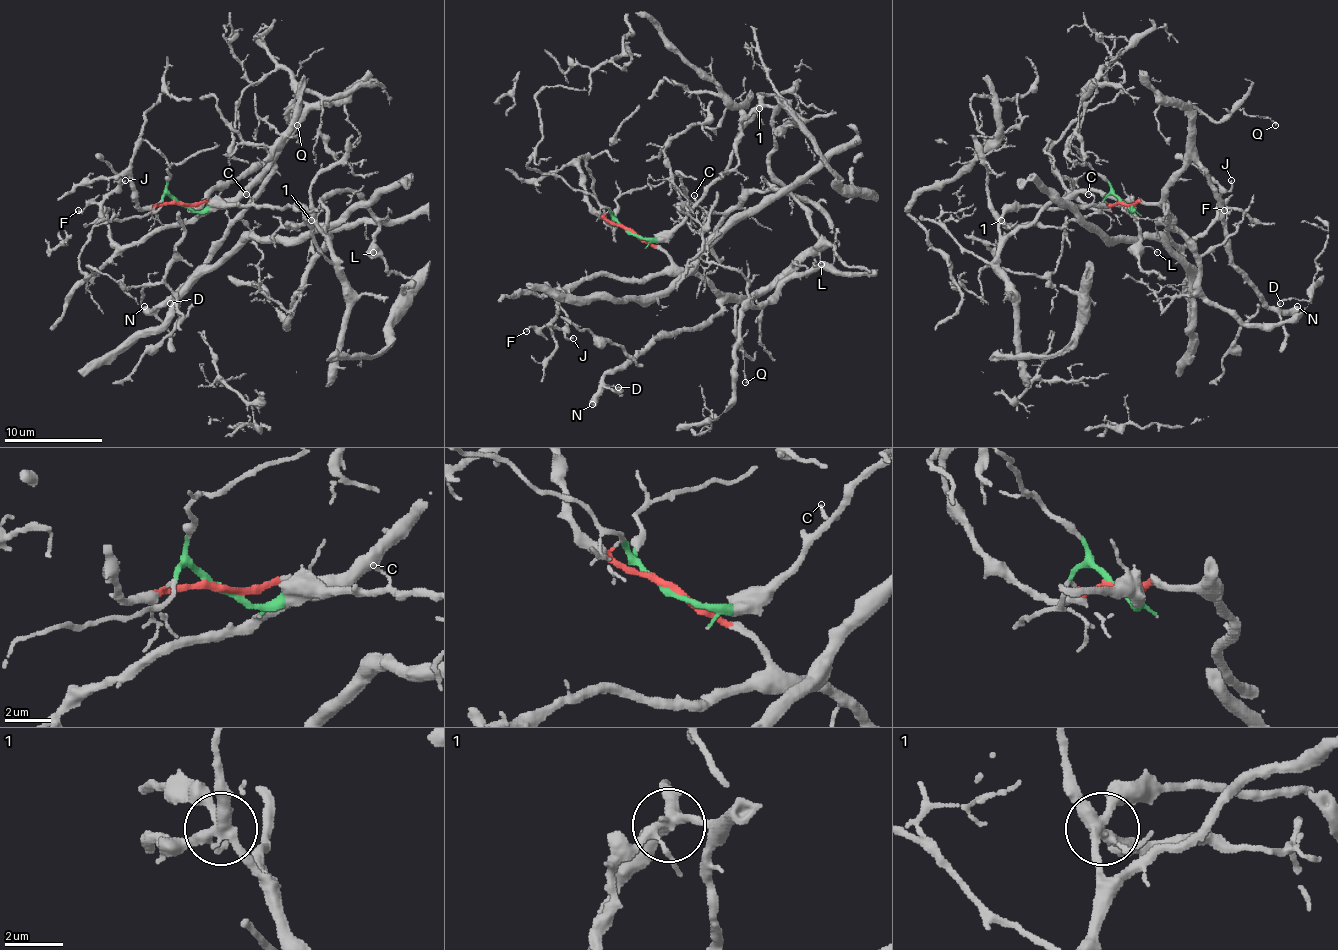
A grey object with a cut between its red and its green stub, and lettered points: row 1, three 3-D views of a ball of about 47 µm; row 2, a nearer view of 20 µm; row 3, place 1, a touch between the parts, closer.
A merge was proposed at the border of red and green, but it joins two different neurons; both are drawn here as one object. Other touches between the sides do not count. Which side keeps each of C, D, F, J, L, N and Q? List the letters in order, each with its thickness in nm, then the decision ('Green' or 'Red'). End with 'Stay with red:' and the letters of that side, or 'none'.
C: Thickness 120 nm. Green
D: Thickness 110 nm. Red
F: Thickness 150 nm. Red
J: Thickness 140 nm. Red
L: Thickness 100 nm. Green
N: Thickness 480 nm. Red
Q: Thickness 100 nm. Red
Stay with red: D, F, J, N, Q

